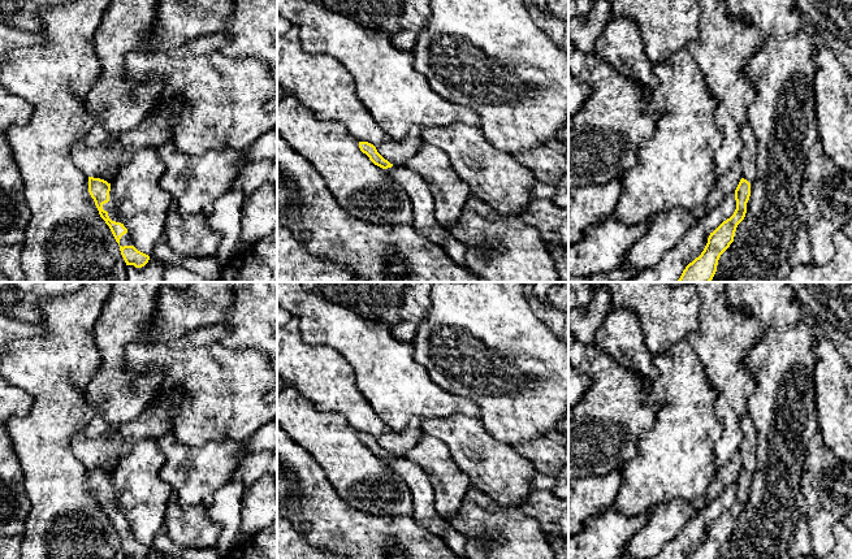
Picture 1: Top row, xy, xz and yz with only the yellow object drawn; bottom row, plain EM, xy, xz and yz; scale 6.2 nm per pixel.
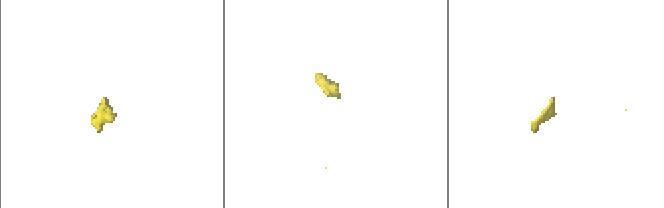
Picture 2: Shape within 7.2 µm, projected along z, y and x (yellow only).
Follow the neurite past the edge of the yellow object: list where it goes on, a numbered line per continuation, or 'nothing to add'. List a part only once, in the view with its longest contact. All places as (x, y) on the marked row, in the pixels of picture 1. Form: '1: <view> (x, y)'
1: xy (109, 207)

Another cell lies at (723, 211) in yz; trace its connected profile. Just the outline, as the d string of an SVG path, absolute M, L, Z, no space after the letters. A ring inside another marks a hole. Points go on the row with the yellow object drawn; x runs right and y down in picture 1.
M735 192L730 194L704 218L699 220L682 239L650 268L618 282L676 282L686 266L704 251L709 235L736 209Z

